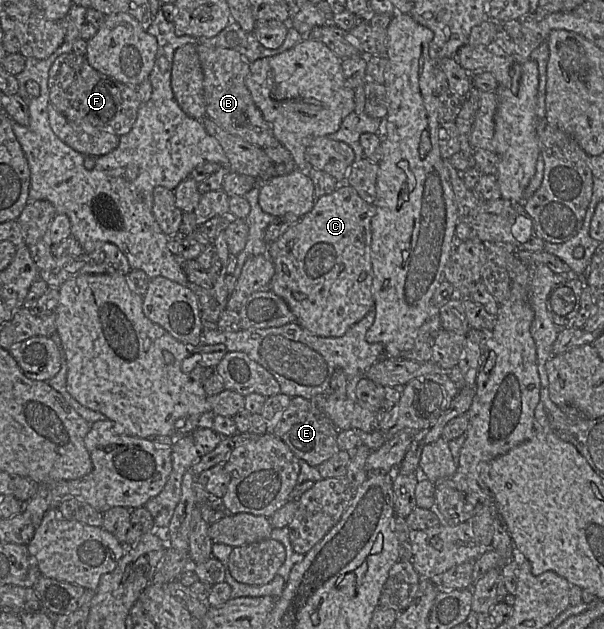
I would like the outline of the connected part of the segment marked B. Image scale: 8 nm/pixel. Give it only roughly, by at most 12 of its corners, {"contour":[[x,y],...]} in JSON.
{"contour":[[197,43],[206,116],[258,147],[281,144],[247,88],[250,63]]}

